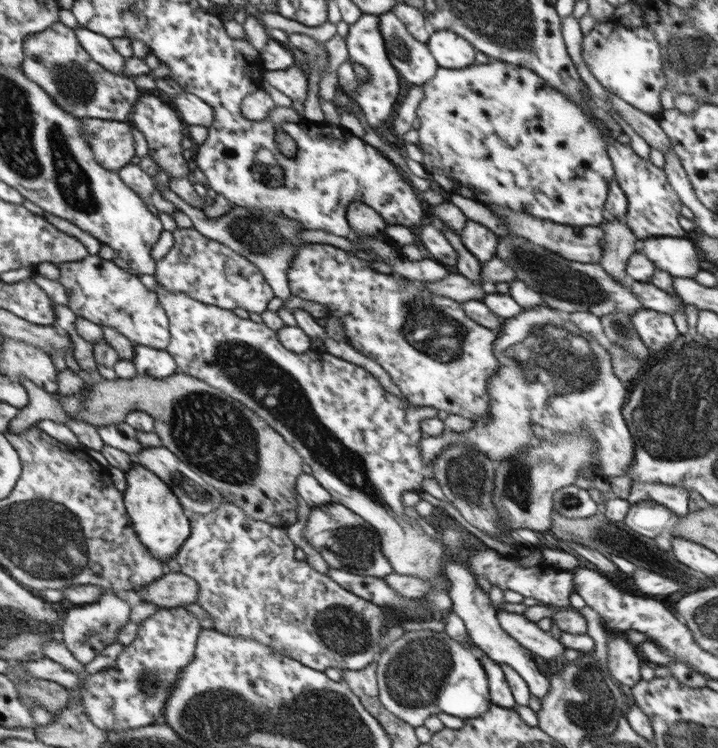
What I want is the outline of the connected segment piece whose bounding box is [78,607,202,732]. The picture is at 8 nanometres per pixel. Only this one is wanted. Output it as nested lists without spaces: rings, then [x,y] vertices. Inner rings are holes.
[[[160,607],[139,623],[135,639],[124,647],[116,662],[88,675],[85,683],[78,687],[93,723],[107,732],[122,732],[160,721],[180,673],[194,660],[201,630],[200,620],[184,607]]]

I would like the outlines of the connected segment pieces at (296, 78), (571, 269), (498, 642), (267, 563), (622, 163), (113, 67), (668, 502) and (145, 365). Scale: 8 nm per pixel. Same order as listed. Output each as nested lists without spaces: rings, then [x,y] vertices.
[[[292,66],[282,70],[264,70],[263,80],[289,96],[293,101],[299,100],[304,103],[308,96],[308,78],[303,69],[298,67]]]
[[[519,236],[500,237],[496,246],[496,257],[514,268],[516,279],[534,289],[550,308],[564,312],[591,312],[601,317],[616,311],[632,316],[643,308],[629,283],[613,279],[598,263],[578,263],[566,260],[547,248],[532,246],[528,239]]]
[[[460,558],[445,560],[444,574],[451,584],[448,591],[450,600],[452,600],[451,611],[460,616],[465,622],[467,634],[472,638],[474,644],[479,647],[478,652],[487,654],[499,665],[502,663],[509,664],[512,670],[516,671],[528,683],[530,692],[542,700],[550,688],[549,678],[540,672],[540,668],[534,661],[533,652],[524,648],[516,639],[502,630],[496,608],[490,602],[490,594],[484,592],[476,583],[476,577],[473,572],[470,572],[468,565],[464,561],[460,561]]]
[[[225,502],[215,511],[210,512],[210,514],[204,516],[192,515],[189,518],[189,522],[190,537],[179,548],[179,551],[175,554],[175,559],[181,566],[181,572],[186,574],[186,576],[190,576],[191,579],[198,583],[198,589],[200,590],[198,590],[198,600],[196,600],[195,604],[200,605],[208,612],[210,620],[214,623],[214,630],[226,633],[228,636],[244,636],[245,638],[257,640],[260,644],[265,644],[268,648],[273,648],[276,652],[320,672],[324,672],[326,668],[350,669],[351,671],[362,670],[378,658],[381,647],[388,639],[388,637],[382,634],[382,630],[384,630],[384,608],[368,600],[363,600],[352,592],[341,588],[328,575],[314,570],[307,560],[297,560],[294,557],[294,550],[296,550],[297,546],[288,537],[285,528],[273,526],[268,521],[252,520],[239,506],[230,504],[230,502]]]
[[[610,131],[605,134],[607,152],[612,161],[615,181],[620,185],[627,198],[627,213],[624,221],[637,239],[644,240],[652,236],[671,236],[680,238],[685,231],[678,223],[682,210],[682,201],[668,182],[666,173],[650,160],[634,153],[632,147],[622,145],[616,135]]]
[[[79,25],[73,31],[94,61],[101,64],[107,71],[128,76],[125,74],[126,58],[114,49],[110,39]]]
[[[633,482],[630,496],[627,502],[637,504],[643,501],[651,501],[666,506],[675,515],[688,514],[689,491],[678,486],[666,484],[652,484],[652,482]]]
[[[134,343],[134,346],[133,363],[135,364],[137,374],[154,378],[166,378],[177,372],[176,361],[168,351],[142,344]]]

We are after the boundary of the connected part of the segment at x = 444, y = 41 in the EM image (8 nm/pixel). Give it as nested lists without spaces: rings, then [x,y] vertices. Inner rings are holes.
[[[432,31],[426,46],[439,68],[466,68],[476,63],[474,46],[455,32]]]

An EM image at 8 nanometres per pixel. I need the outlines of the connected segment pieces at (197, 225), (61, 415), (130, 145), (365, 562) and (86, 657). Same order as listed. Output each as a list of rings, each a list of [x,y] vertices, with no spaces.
[[[156,185],[156,188],[162,193],[164,198],[167,198],[178,207],[178,211],[184,212],[186,216],[191,218],[193,227],[200,234],[203,234],[210,240],[216,240],[220,244],[225,244],[228,248],[234,250],[234,253],[245,257],[250,263],[253,263],[262,272],[275,296],[286,302],[293,295],[287,284],[287,268],[290,266],[292,257],[294,257],[295,248],[299,248],[299,245],[307,244],[300,237],[300,234],[304,232],[302,225],[299,225],[295,220],[285,217],[282,213],[268,210],[260,211],[258,207],[244,208],[234,204],[225,215],[213,219],[206,217],[201,209],[181,200],[174,191],[167,187]]]
[[[18,378],[18,380],[27,390],[29,403],[23,409],[19,409],[19,413],[11,420],[10,430],[14,434],[20,434],[44,419],[67,424],[70,418],[52,393],[44,392],[31,380],[25,378]]]
[[[86,119],[83,122],[86,139],[96,159],[105,168],[118,171],[136,158],[132,128],[128,124],[101,119]]]
[[[331,502],[311,507],[304,539],[322,555],[332,569],[376,578],[384,578],[393,572],[390,561],[381,553],[378,532],[344,505]]]
[[[106,593],[92,604],[68,609],[61,626],[62,642],[78,662],[88,666],[106,646],[117,642],[119,630],[129,621],[130,613],[128,602],[114,593]]]

